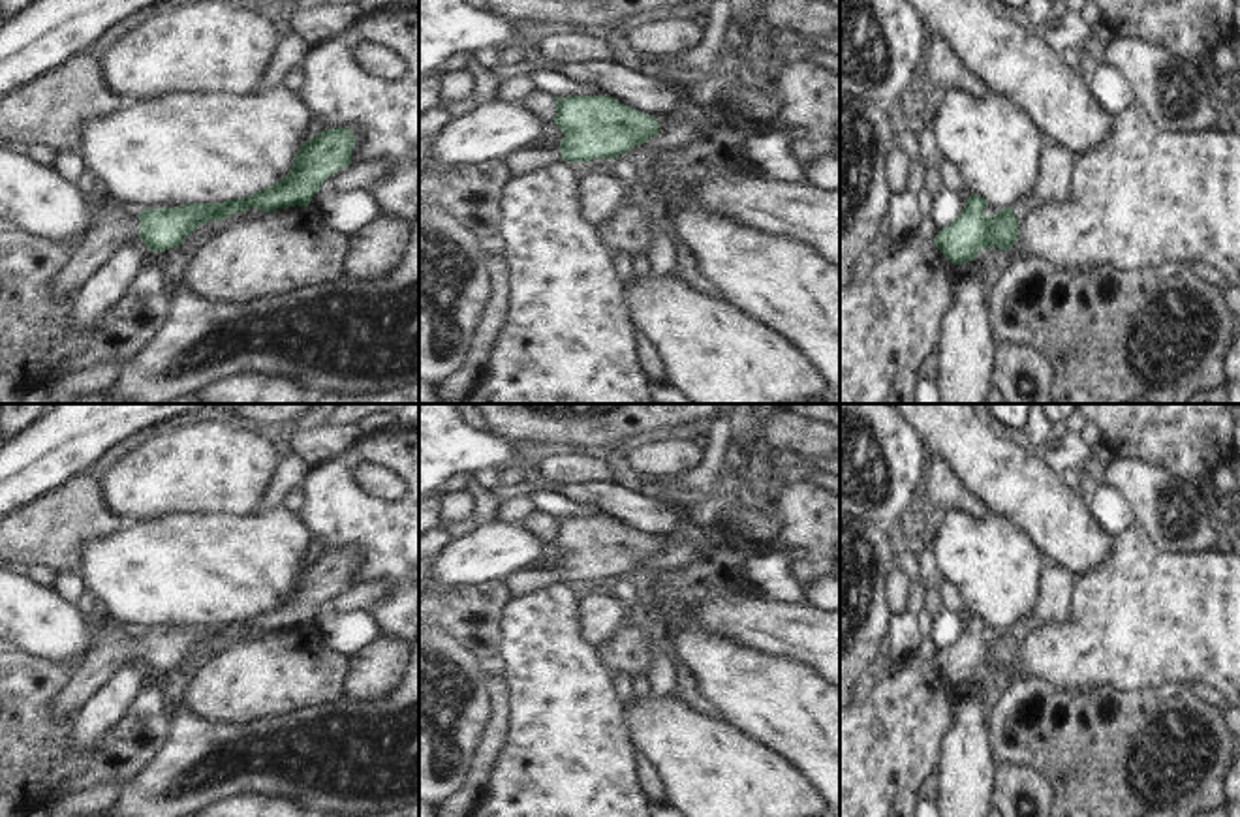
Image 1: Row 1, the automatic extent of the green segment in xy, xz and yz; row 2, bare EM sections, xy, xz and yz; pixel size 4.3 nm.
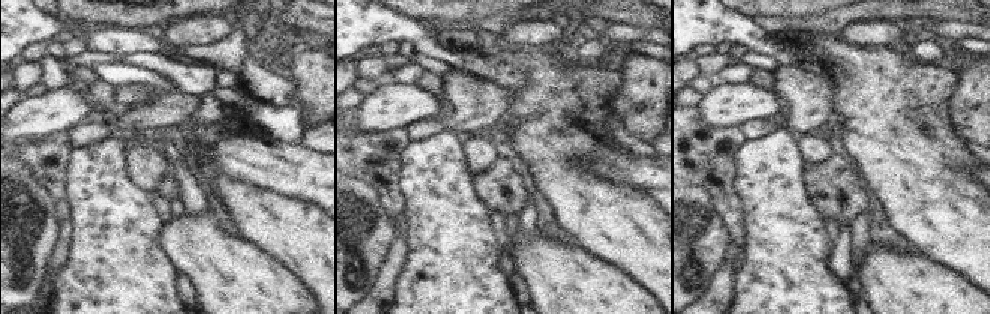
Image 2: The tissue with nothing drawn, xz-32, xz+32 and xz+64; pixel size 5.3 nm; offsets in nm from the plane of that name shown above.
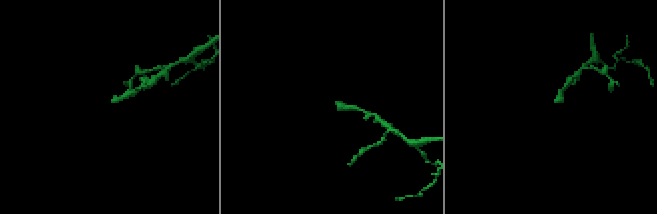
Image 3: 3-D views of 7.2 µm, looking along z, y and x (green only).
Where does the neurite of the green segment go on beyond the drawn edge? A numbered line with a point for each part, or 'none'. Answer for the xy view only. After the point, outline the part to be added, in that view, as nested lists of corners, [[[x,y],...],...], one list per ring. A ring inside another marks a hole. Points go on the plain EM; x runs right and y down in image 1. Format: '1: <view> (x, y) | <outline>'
1: xy (108, 650) | [[[100,631],[81,657],[71,676],[47,701],[47,717],[62,725],[73,717],[94,689],[130,655],[139,655],[139,639],[132,631]]]

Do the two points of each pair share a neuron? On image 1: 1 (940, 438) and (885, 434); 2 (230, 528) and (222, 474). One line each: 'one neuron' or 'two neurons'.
1: two neurons
2: two neurons

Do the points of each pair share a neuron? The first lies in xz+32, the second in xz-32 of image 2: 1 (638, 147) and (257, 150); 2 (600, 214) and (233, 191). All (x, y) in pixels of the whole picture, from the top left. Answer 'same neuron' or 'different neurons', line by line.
1: different neurons
2: same neuron

